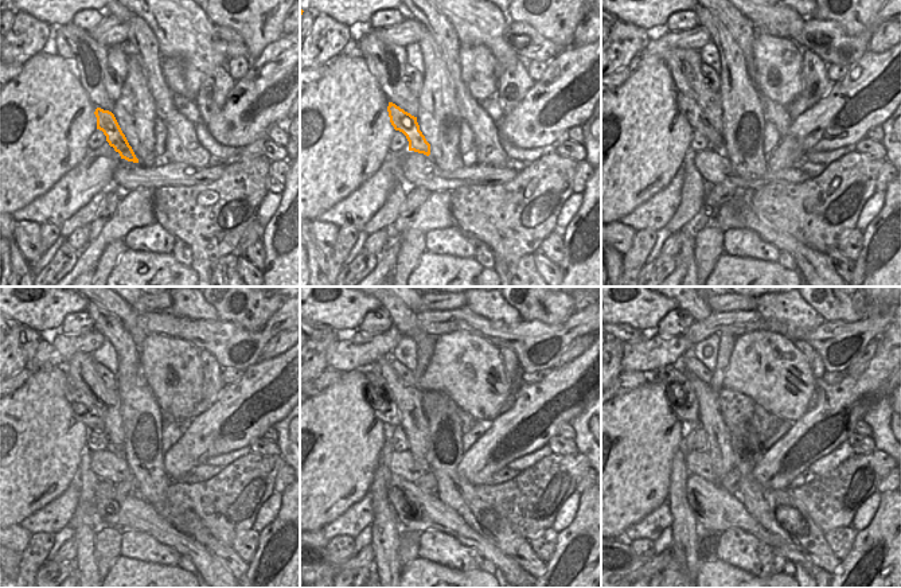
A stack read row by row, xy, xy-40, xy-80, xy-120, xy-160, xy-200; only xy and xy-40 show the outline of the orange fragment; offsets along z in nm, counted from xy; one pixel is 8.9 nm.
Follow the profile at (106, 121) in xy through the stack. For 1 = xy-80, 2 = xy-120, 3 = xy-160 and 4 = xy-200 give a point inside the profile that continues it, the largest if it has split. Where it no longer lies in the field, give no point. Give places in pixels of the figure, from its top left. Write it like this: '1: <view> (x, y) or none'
1: xy-80 (687, 106)
2: xy-120 (84, 408)
3: xy-160 (381, 398)
4: xy-200 (682, 400)

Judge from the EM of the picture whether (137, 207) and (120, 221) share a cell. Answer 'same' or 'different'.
same

